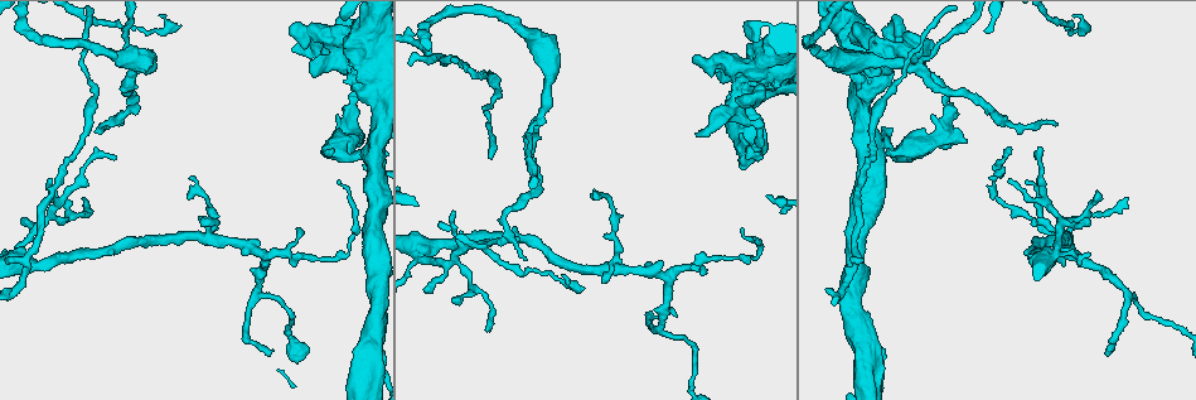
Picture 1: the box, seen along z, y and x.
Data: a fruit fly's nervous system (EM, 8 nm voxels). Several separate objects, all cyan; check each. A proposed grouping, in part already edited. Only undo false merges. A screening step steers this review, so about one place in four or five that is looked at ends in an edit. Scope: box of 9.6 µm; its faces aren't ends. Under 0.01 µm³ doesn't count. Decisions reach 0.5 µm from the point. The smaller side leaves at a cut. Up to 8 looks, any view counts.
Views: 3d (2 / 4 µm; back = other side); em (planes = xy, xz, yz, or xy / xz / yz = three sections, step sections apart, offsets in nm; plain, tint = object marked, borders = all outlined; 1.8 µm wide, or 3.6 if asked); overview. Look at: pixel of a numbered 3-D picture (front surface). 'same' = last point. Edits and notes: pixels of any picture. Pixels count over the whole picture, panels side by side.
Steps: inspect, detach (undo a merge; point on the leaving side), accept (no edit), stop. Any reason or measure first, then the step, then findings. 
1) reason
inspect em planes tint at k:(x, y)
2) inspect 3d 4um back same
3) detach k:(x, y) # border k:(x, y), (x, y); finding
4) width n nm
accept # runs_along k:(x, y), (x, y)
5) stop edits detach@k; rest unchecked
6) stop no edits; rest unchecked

arms part here
inspect em xy step 8 borders at 1:(742, 145)

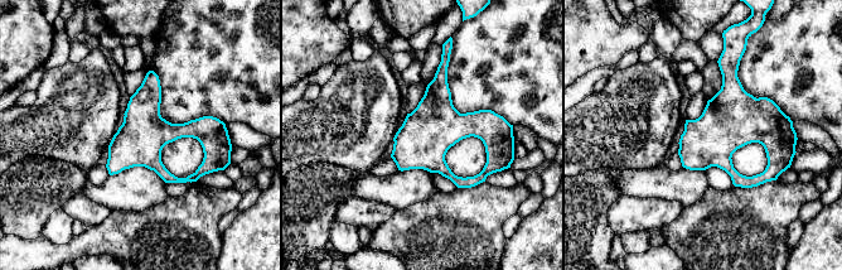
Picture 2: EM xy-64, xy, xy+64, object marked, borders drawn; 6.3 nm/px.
accept # continuous, no second neuron

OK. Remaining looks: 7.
inspect 3d 2um at 1:(323, 258)

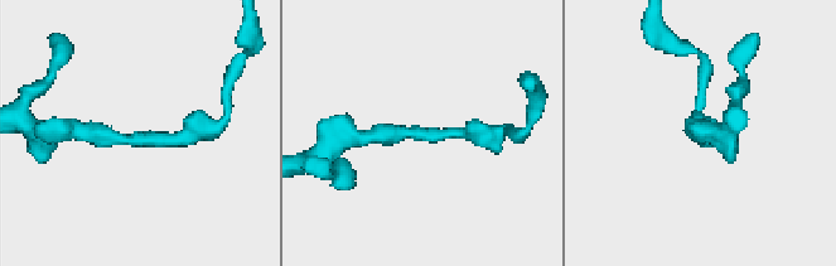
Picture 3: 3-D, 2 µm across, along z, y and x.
now the EM
inspect em 3.6um planes tint at 3:(143, 133)

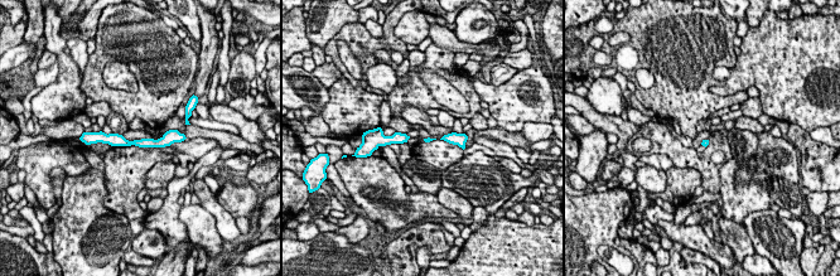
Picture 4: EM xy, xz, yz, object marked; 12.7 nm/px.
width 60 nm
accept # runs_along 4:(104, 138), (124, 143), (177, 139); all the same neuron

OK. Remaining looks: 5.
sharp bend
inspect em planes borders at 1:(101, 125)

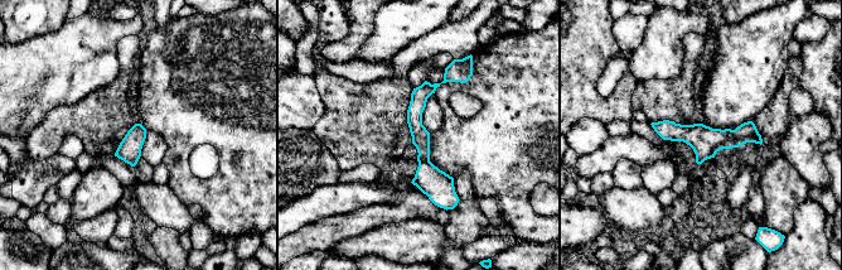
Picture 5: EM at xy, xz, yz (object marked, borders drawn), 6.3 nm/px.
accept # runs_along 5:(455, 66), (416, 106), (445, 202); one neuron here

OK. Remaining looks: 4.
stop no edits; rest unchecked

